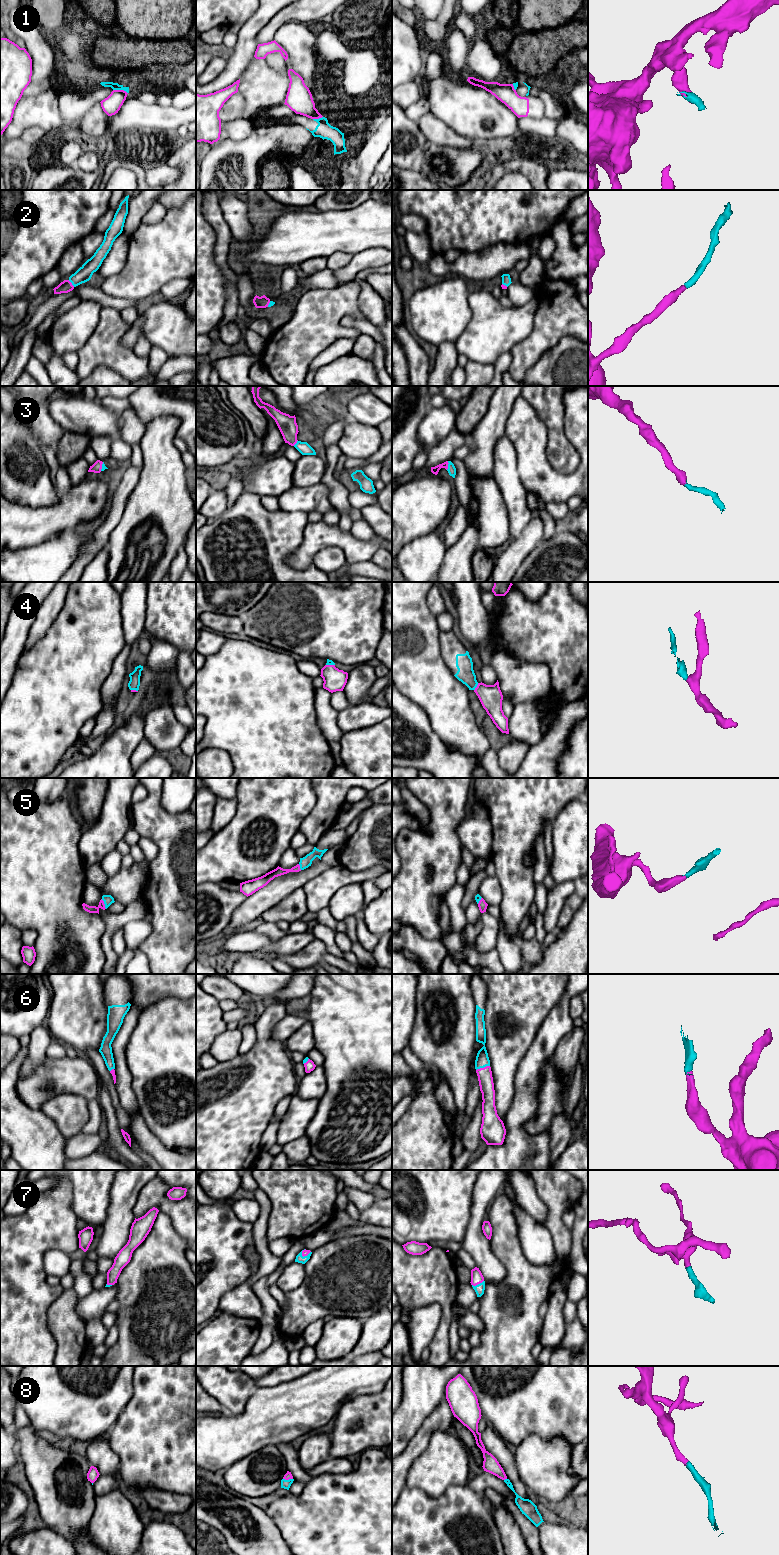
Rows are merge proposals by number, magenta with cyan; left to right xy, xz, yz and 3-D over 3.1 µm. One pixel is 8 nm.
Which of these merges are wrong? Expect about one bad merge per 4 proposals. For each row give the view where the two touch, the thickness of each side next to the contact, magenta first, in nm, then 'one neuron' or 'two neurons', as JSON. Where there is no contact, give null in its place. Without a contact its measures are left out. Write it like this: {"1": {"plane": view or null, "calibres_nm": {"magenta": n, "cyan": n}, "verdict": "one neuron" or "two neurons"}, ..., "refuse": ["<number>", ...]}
{"1": {"plane": "xy", "calibres_nm": {"magenta": 150, "cyan": 60}, "verdict": "two neurons"}, "2": {"plane": "xy", "calibres_nm": {"magenta": 100, "cyan": 120}, "verdict": "one neuron"}, "3": {"plane": "yz", "calibres_nm": {"magenta": 60, "cyan": 70}, "verdict": "one neuron"}, "4": {"plane": "yz", "calibres_nm": {"magenta": 190, "cyan": 140}, "verdict": "one neuron"}, "5": {"plane": "xy", "calibres_nm": {"magenta": 60, "cyan": 80}, "verdict": "one neuron"}, "6": {"plane": "yz", "calibres_nm": {"magenta": 120, "cyan": 110}, "verdict": "one neuron"}, "7": {"plane": "yz", "calibres_nm": {"magenta": 100, "cyan": 80}, "verdict": "one neuron"}, "8": {"plane": "yz", "calibres_nm": {"magenta": 130, "cyan": 90}, "verdict": "one neuron"}, "refuse": ["1"]}

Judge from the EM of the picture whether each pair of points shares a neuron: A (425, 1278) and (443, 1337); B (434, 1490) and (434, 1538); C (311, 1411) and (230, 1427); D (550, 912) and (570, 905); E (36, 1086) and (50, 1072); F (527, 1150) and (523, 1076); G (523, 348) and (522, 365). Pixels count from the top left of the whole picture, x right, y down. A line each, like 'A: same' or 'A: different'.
A: same
B: different
C: same
D: different
E: same
F: same
G: same

